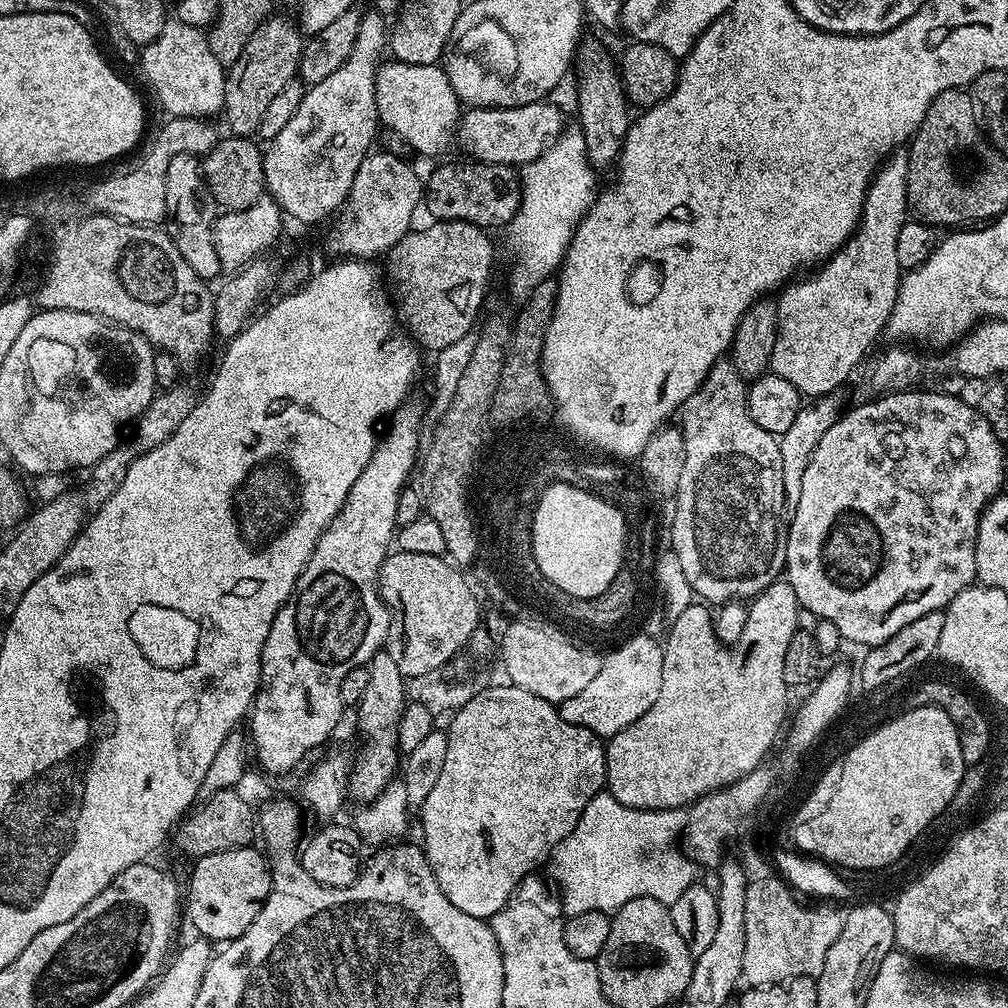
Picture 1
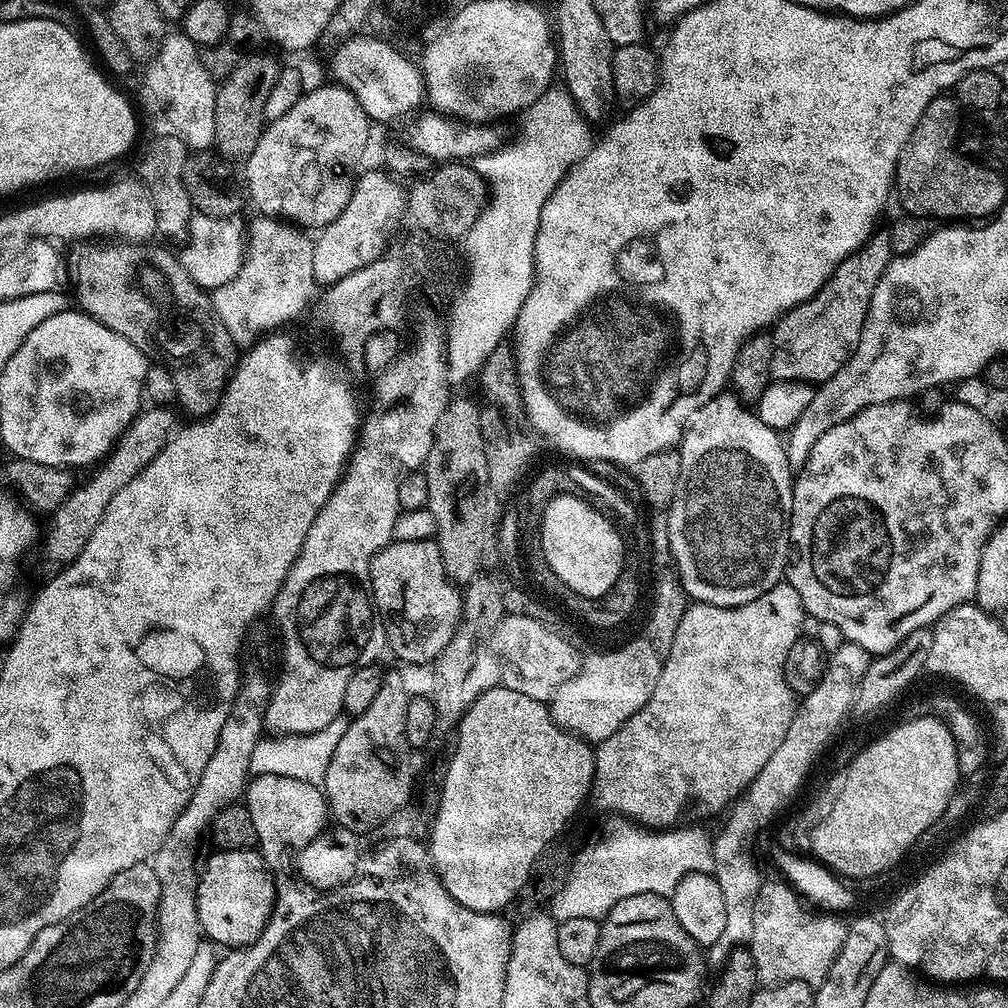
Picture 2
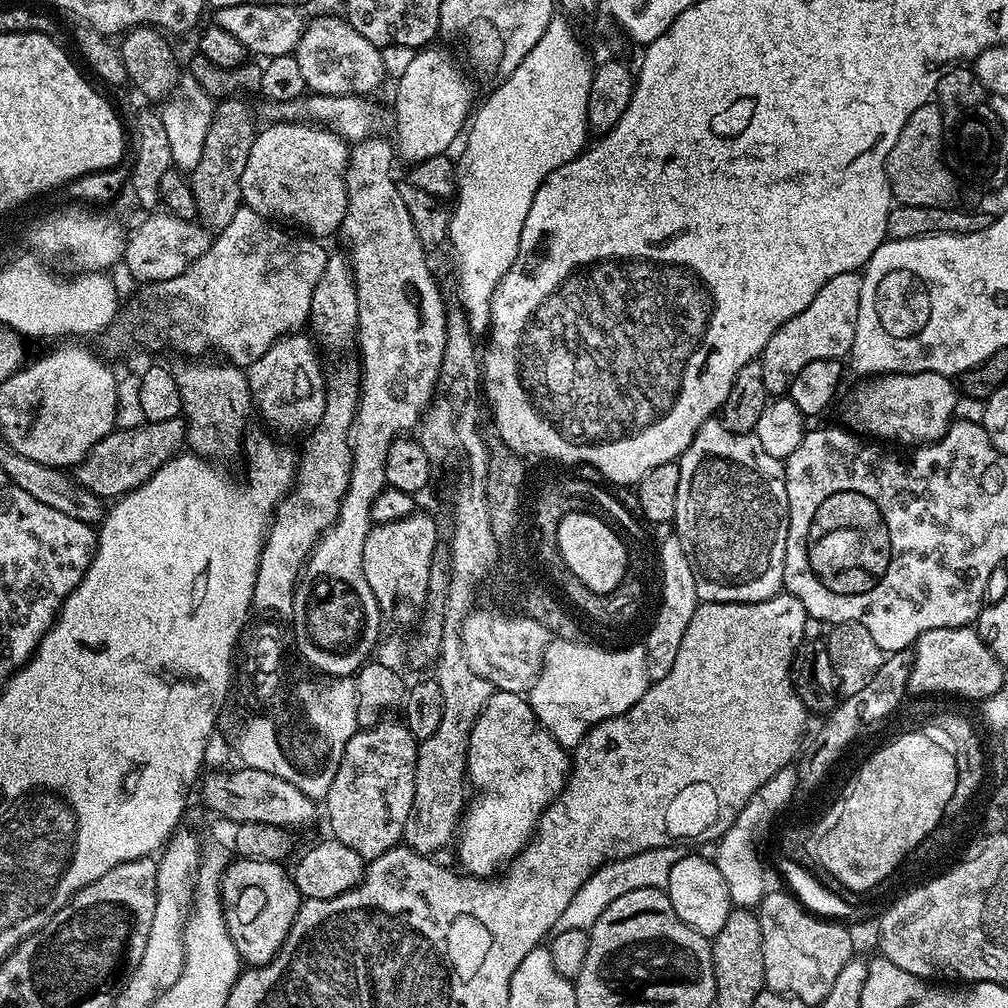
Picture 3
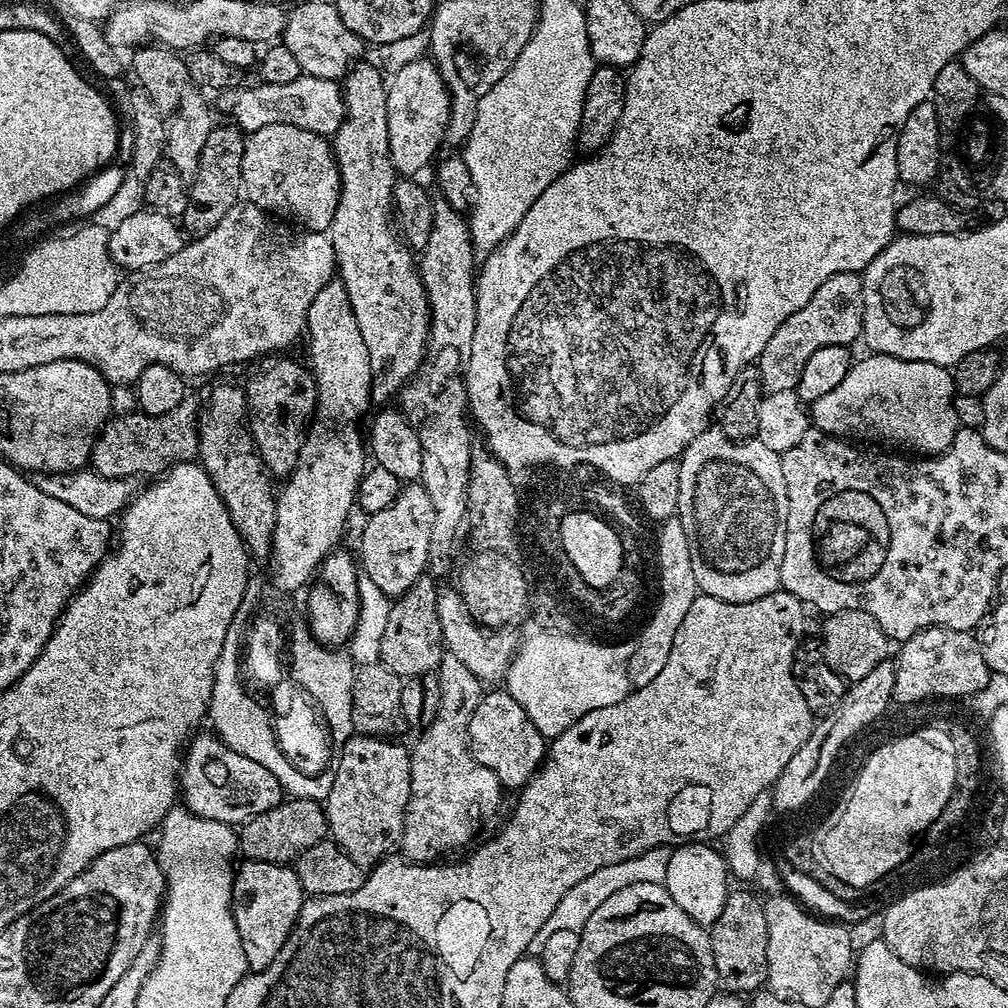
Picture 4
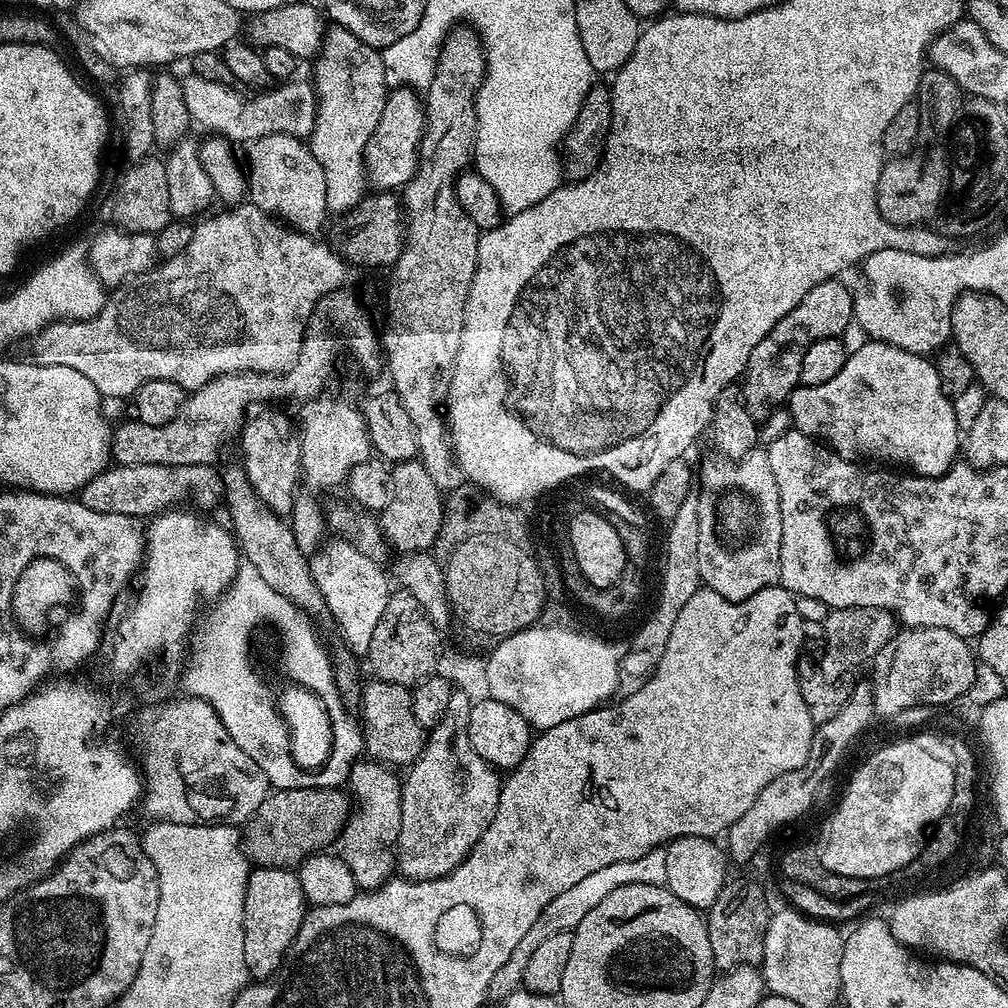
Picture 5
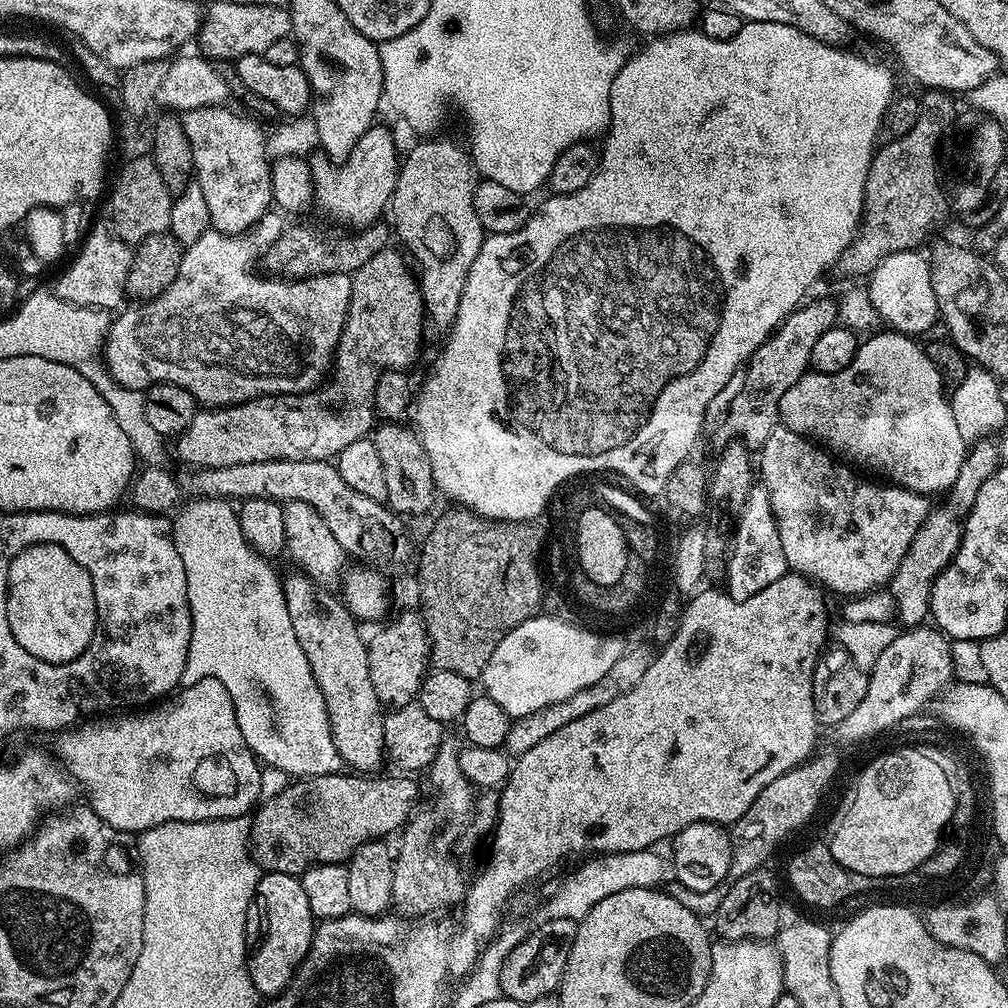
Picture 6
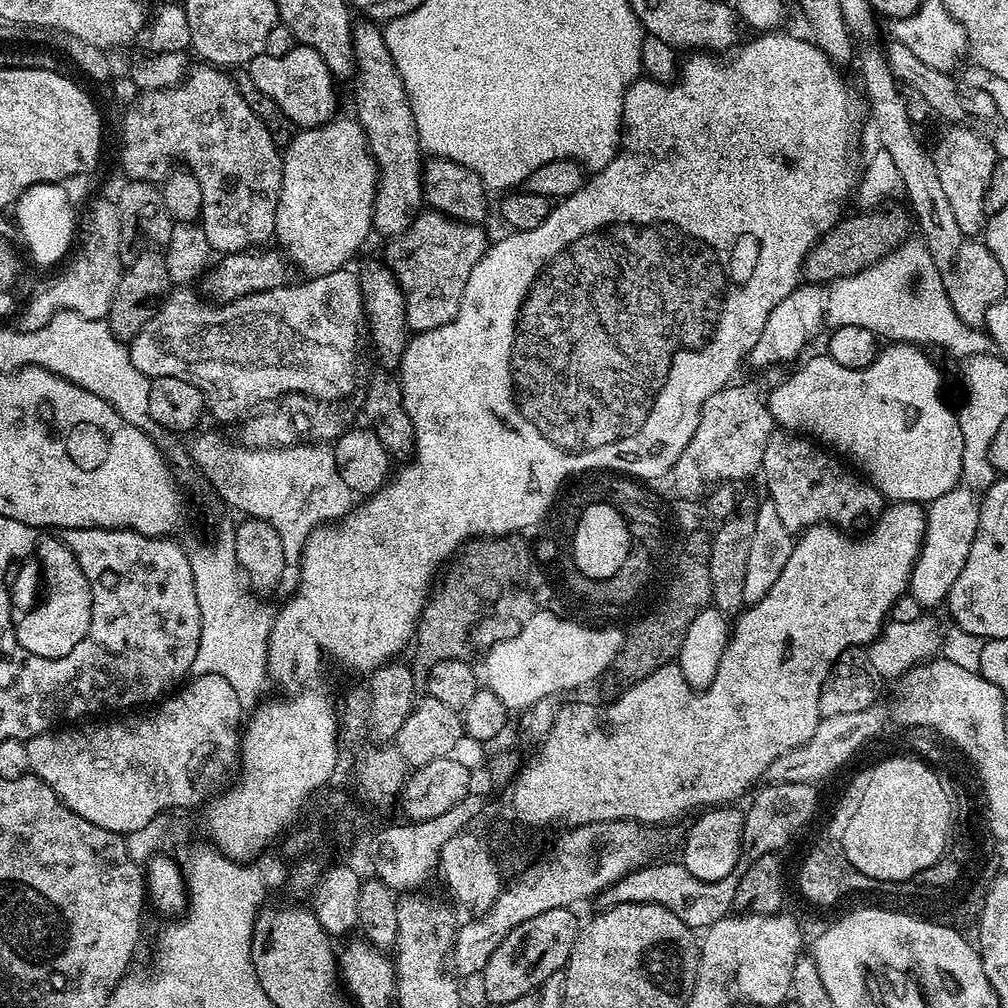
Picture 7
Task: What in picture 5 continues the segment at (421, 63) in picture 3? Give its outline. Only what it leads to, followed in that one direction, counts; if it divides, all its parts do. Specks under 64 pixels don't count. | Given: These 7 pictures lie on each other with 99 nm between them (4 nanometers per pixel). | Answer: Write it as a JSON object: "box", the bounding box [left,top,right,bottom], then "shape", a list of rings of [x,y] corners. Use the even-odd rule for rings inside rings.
{"box":[364,86,426,190],"shape":[[[396,86],[389,91],[388,101],[382,110],[382,118],[378,118],[378,126],[366,150],[364,151],[364,167],[366,169],[366,180],[369,185],[373,184],[376,190],[400,190],[404,185],[410,183],[416,173],[416,167],[420,165],[420,143],[424,137],[426,125],[426,108],[415,91],[407,86]]]}

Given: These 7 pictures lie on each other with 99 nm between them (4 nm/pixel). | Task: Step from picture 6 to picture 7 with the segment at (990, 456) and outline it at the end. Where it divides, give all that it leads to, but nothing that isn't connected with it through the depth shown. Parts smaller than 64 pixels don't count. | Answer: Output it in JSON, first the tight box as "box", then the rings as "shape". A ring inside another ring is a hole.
{"box":[908,486,980,610],"shape":[[[957,486],[927,505],[924,541],[908,583],[908,592],[919,602],[921,609],[936,610],[932,608],[939,604],[941,607],[947,601],[950,586],[954,586],[958,574],[962,574],[962,566],[966,566],[966,558],[970,558],[970,546],[974,546],[979,521],[980,500],[967,486]]]}

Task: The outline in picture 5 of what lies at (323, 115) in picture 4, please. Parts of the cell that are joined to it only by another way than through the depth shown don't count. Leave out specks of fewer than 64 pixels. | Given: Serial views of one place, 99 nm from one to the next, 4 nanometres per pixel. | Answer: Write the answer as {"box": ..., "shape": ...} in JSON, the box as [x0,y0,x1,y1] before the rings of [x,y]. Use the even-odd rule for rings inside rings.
{"box":[182,74,318,142],"shape":[[[191,74],[185,76],[186,78],[183,77],[182,83],[184,85],[184,97],[186,98],[186,110],[190,110],[193,121],[197,125],[201,124],[202,127],[209,128],[207,130],[209,133],[219,134],[230,142],[237,142],[236,140],[251,142],[270,134],[286,134],[304,140],[316,128],[318,92],[313,85],[311,88],[306,81],[300,80],[301,78],[277,83],[275,86],[269,87],[263,94],[257,95],[260,96],[257,100],[251,100],[248,94],[236,92],[226,86],[218,86],[218,82],[206,82],[206,78],[198,78]]]}

